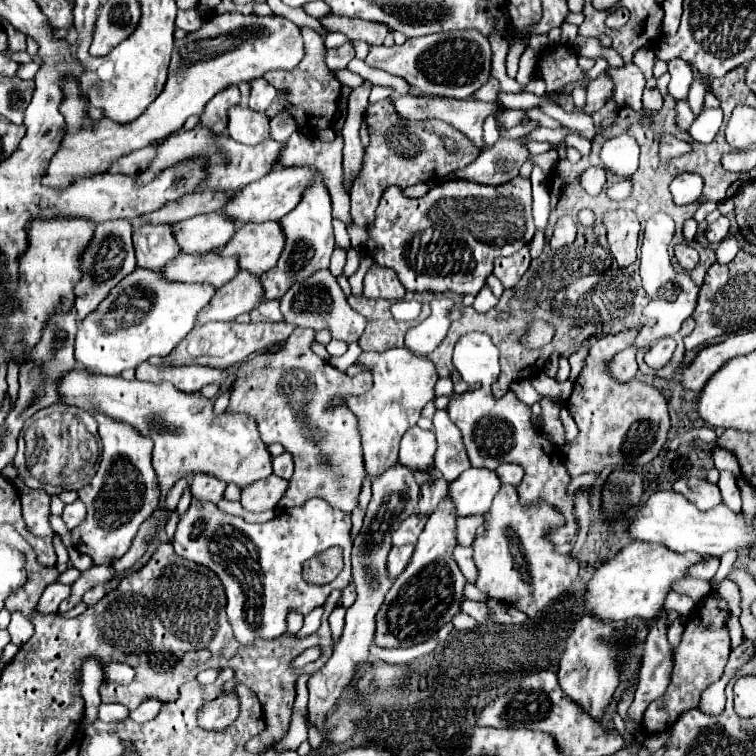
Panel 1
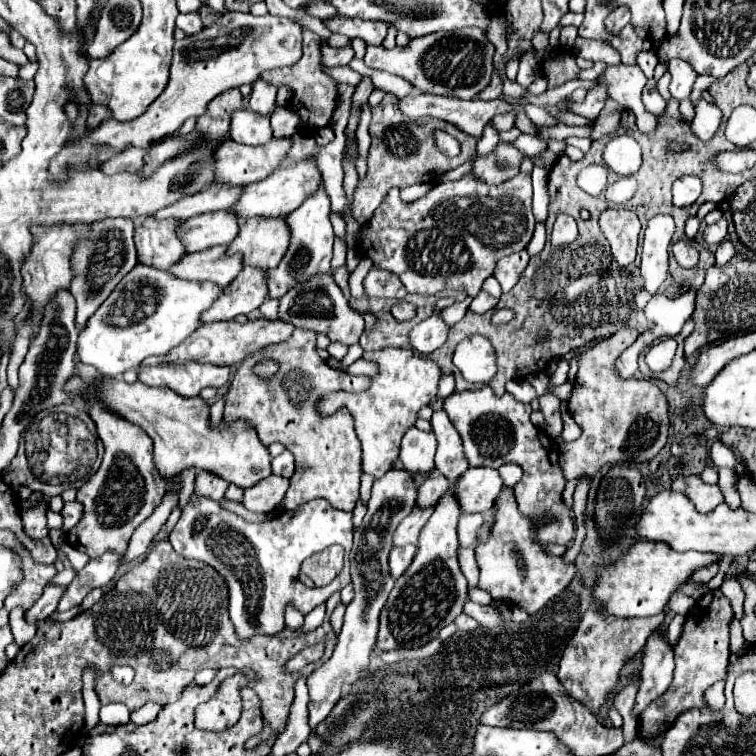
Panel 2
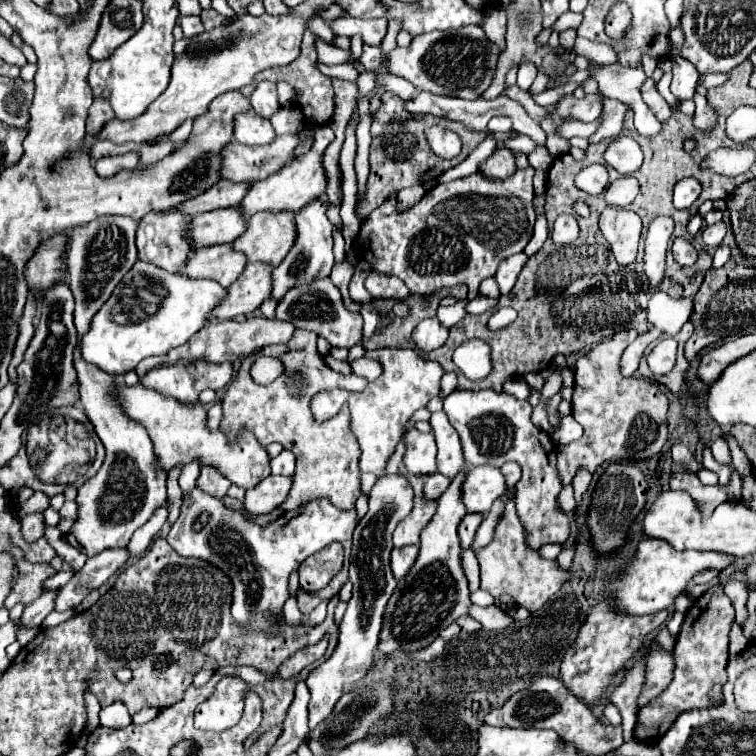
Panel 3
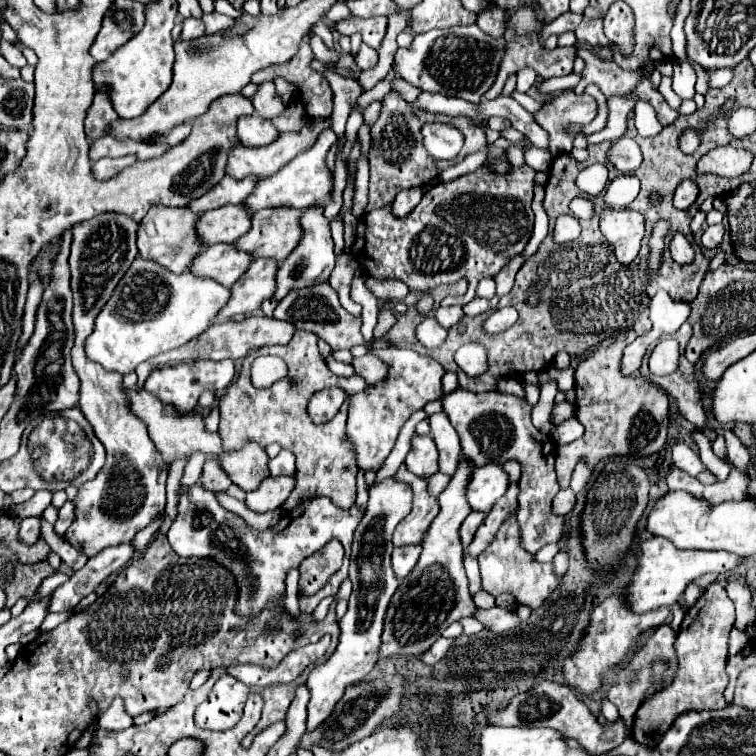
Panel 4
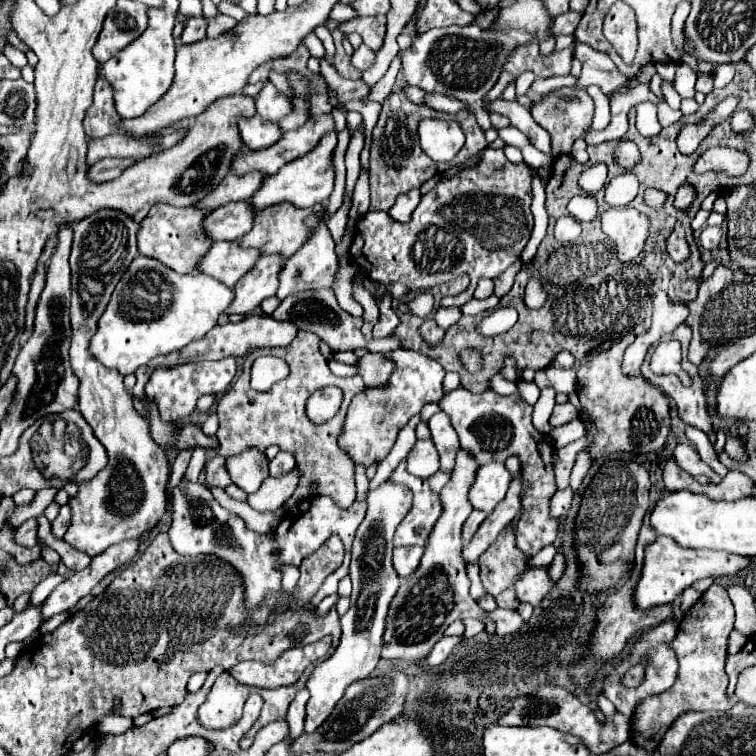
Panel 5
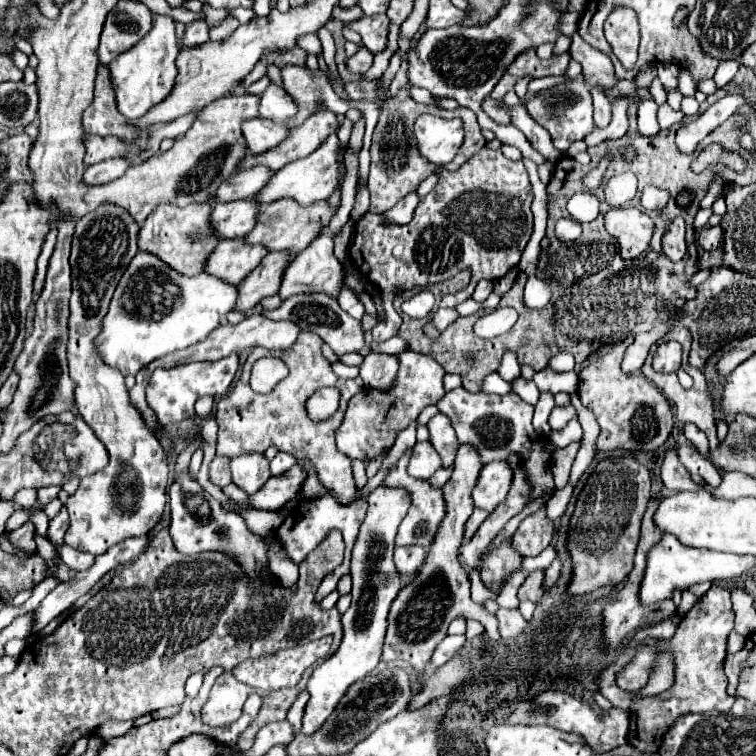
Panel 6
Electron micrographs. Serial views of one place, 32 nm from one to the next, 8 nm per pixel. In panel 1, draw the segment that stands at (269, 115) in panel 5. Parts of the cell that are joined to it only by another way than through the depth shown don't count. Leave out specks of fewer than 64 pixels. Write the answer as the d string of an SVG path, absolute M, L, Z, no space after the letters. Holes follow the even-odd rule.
M256 78L254 82L250 82L250 86L252 86L252 90L250 90L248 106L256 112L266 112L276 98L276 88L272 84L268 84L264 78Z

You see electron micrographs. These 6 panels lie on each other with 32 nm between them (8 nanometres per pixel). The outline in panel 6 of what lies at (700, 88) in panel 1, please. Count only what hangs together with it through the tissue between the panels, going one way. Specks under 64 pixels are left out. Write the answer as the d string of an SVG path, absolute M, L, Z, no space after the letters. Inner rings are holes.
M737 59L726 60L720 62L716 74L714 75L714 82L718 88L722 88L730 82L735 76L739 68L739 61Z

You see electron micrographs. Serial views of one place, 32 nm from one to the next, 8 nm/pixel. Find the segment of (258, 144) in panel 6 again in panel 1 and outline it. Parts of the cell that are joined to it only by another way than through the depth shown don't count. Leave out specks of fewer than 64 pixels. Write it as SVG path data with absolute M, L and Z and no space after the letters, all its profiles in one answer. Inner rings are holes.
M234 106L228 114L228 136L240 144L260 144L270 136L270 118L246 106Z

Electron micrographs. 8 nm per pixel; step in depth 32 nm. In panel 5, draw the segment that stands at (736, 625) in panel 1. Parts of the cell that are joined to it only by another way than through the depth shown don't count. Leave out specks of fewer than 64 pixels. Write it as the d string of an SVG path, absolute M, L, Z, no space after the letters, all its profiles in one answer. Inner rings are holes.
M732 632L730 640L728 640L728 654L736 654L738 650L742 650L742 646L746 644L746 636L742 636L740 632Z

